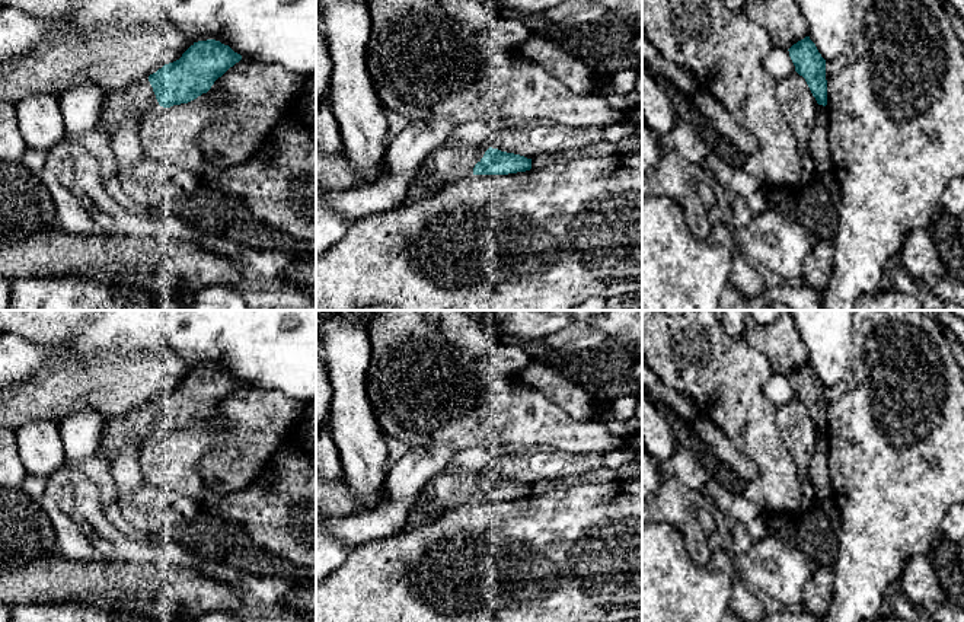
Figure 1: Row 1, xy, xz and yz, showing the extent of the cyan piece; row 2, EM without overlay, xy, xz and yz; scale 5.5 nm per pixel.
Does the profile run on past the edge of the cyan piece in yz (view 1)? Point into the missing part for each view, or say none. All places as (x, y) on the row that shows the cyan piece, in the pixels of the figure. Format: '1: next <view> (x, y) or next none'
1: next none

